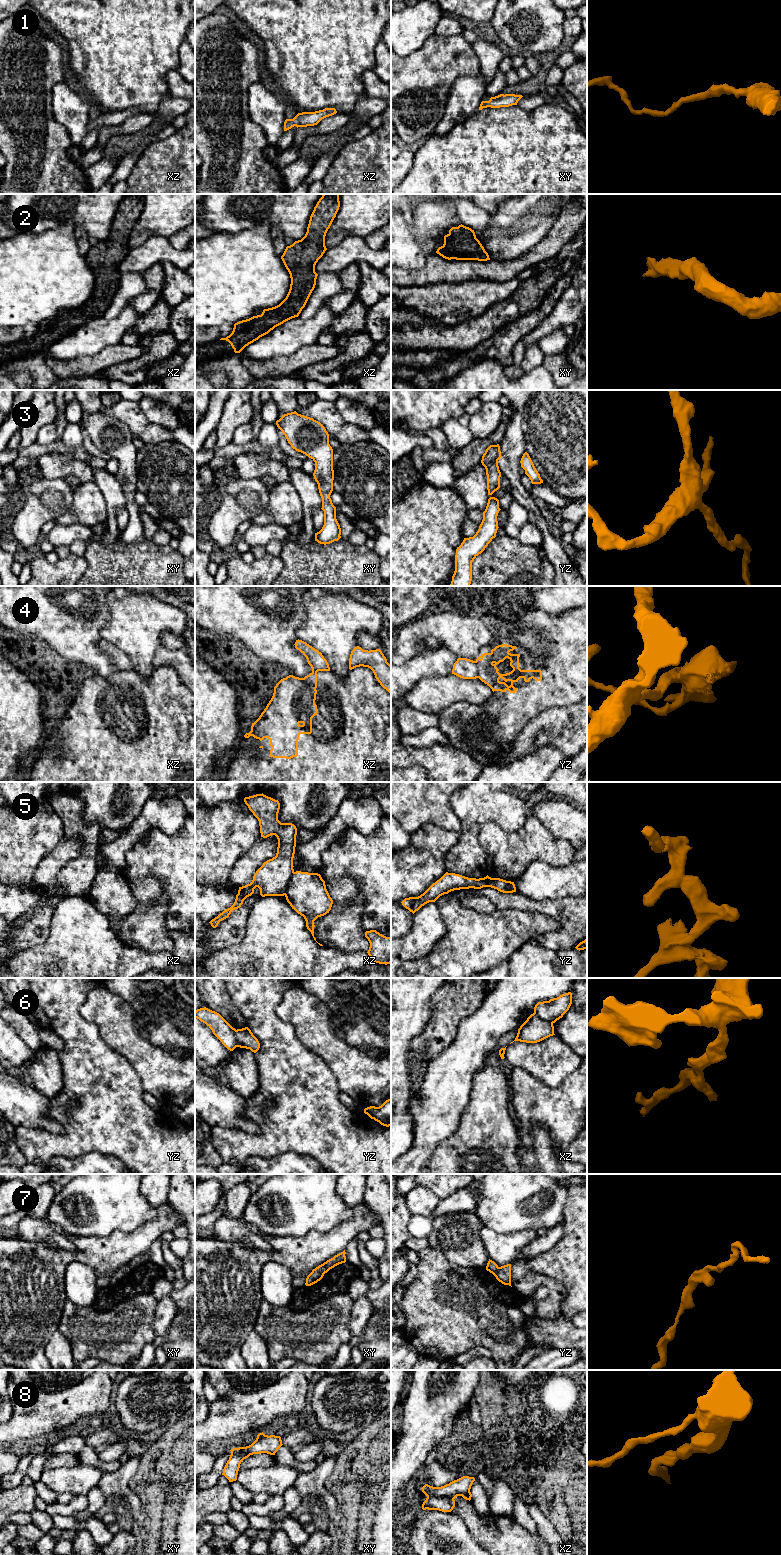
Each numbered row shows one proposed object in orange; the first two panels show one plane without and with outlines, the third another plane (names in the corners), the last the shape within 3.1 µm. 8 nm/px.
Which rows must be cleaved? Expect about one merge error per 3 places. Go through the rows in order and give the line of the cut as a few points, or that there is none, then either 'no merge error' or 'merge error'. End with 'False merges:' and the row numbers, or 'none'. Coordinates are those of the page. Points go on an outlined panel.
1: no cut; no merge error
2: no cut; no merge error
3: no cut; no merge error
4: cut in yz along (475, 661), (479, 677); merge error
5: cut in xz along (294, 872), (284, 894); merge error
6: cut in xz along (533, 1013), (552, 1023); merge error
7: no cut; no merge error
8: cut in xz along (469, 1491), (463, 1494), (427, 1497); merge error
False merges: 4, 5, 6, 8

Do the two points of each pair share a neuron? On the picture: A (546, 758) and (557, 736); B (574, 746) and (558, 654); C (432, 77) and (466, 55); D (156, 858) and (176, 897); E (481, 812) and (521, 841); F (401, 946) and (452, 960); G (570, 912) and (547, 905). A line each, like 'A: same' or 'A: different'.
A: different
B: different
C: same
D: same
E: different
F: different
G: same

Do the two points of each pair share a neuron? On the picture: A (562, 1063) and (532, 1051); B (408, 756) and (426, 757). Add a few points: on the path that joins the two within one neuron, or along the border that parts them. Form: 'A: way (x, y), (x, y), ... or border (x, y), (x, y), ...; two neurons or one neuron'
A: way (555, 1060), (541, 1060), (539, 1058); one neuron
B: way (412, 756), (422, 756); one neuron

